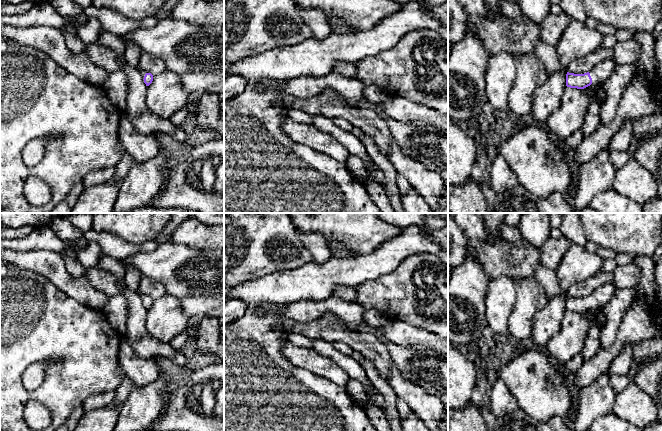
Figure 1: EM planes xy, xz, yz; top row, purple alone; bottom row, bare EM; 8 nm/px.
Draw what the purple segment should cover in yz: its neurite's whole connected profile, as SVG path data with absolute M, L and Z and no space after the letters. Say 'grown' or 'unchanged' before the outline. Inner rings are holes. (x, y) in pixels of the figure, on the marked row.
grown | M608 60L596 64L589 72L574 74L567 72L566 86L570 88L584 89L591 84L600 85L605 82L615 70L617 64Z

